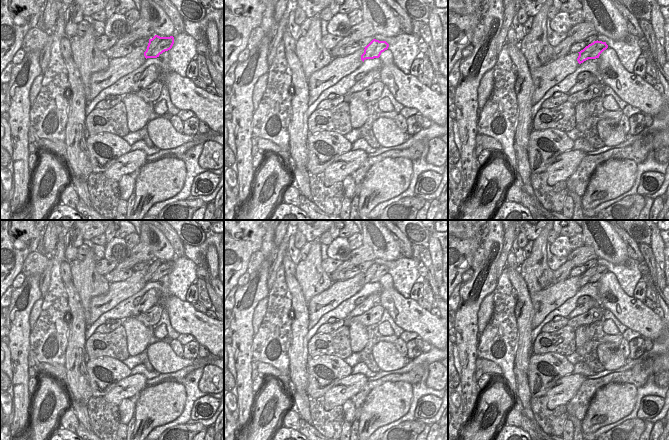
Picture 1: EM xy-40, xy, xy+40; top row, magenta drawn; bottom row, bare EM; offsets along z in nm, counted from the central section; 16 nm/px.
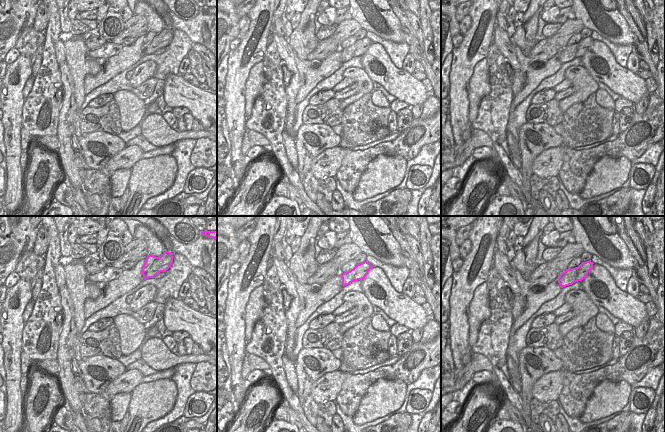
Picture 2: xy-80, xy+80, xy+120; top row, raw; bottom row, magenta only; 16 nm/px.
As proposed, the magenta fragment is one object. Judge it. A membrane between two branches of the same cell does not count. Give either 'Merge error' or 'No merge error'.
Merge error.

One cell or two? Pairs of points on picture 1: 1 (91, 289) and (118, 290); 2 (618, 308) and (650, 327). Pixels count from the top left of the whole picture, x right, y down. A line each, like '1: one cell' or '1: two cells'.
1: two cells
2: one cell

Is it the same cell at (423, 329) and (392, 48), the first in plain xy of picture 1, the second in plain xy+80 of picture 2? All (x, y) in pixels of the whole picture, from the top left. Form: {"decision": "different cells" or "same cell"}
{"decision": "different cells"}

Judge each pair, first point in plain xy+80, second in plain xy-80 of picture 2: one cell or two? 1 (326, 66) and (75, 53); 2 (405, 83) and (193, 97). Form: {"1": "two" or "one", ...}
{"1": "two", "2": "one"}

